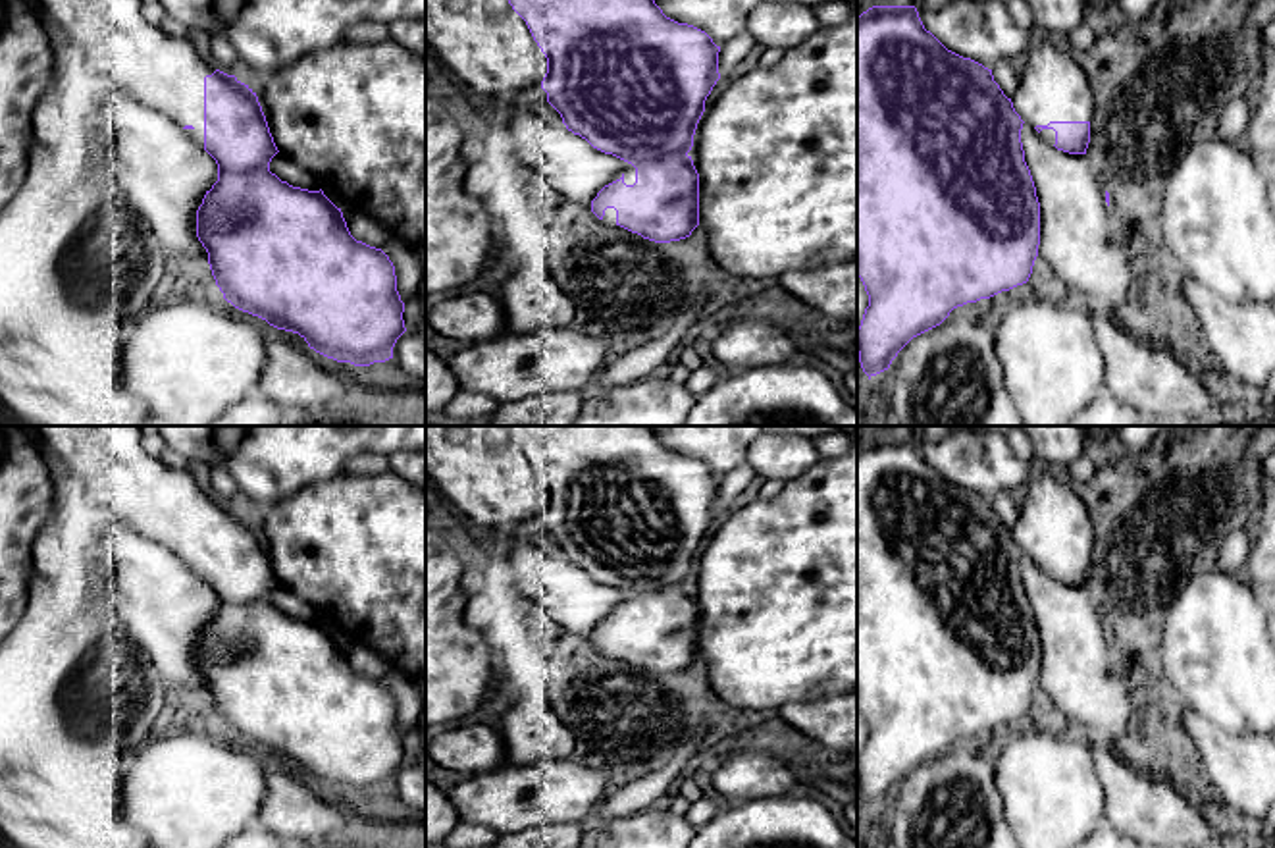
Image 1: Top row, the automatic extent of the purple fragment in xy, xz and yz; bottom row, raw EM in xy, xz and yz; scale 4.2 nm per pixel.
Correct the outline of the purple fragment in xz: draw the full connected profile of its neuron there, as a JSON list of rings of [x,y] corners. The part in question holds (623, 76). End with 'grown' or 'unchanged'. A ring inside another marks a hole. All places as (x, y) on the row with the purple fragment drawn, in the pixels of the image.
[[[508,0],[547,58],[541,89],[562,123],[593,148],[626,162],[624,170],[591,200],[591,212],[655,243],[680,241],[699,225],[699,173],[688,154],[705,100],[720,79],[713,39],[663,13],[655,0]]]; grown

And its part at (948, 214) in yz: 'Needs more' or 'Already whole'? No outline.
Needs more

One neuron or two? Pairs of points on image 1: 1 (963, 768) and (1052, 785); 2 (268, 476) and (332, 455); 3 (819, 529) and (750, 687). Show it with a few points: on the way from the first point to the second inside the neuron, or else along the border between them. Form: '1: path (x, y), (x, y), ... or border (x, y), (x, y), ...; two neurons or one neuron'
1: border (992, 764), (1006, 818); two neurons
2: path (284, 461), (289, 455), (316, 455); one neuron
3: path (804, 567), (798, 573), (798, 602), (763, 648); one neuron

